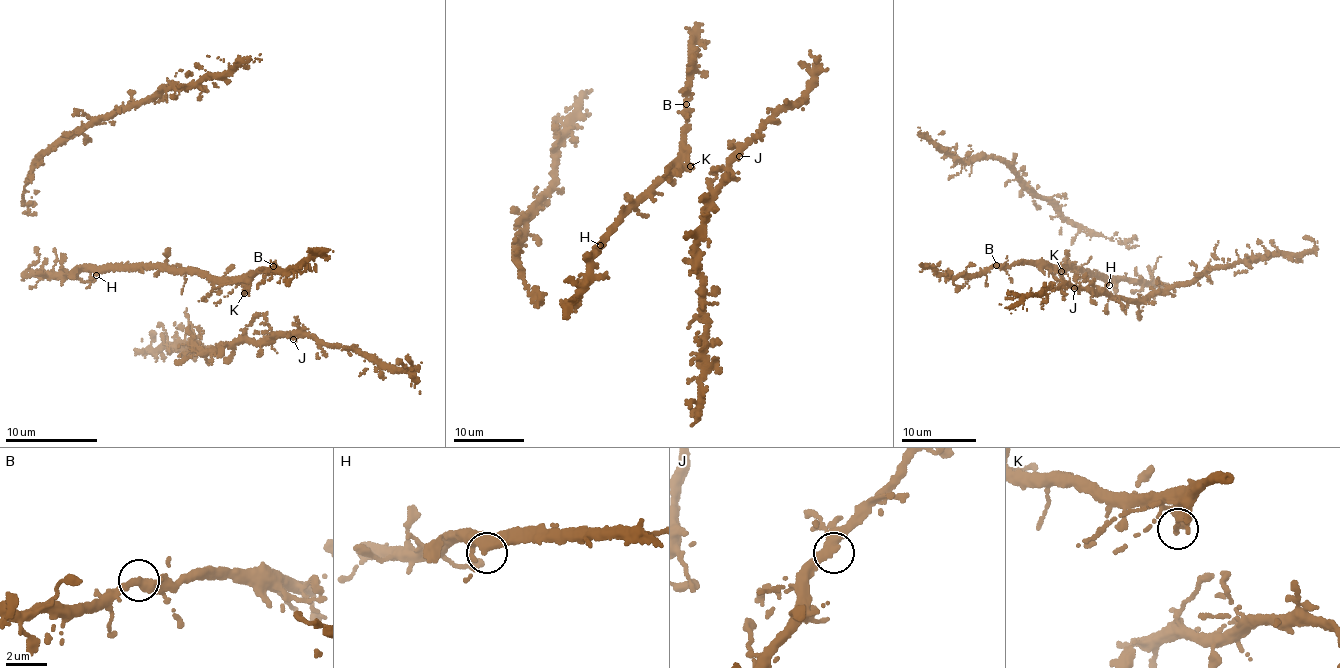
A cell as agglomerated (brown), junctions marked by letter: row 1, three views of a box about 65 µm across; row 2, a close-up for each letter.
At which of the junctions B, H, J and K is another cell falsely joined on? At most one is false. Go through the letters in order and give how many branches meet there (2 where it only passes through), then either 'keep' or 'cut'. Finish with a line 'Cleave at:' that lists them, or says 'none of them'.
B: 2 | keep
H: 2 | keep
J: 2 | keep
K: 2 | keep
Cleave at: none of them

